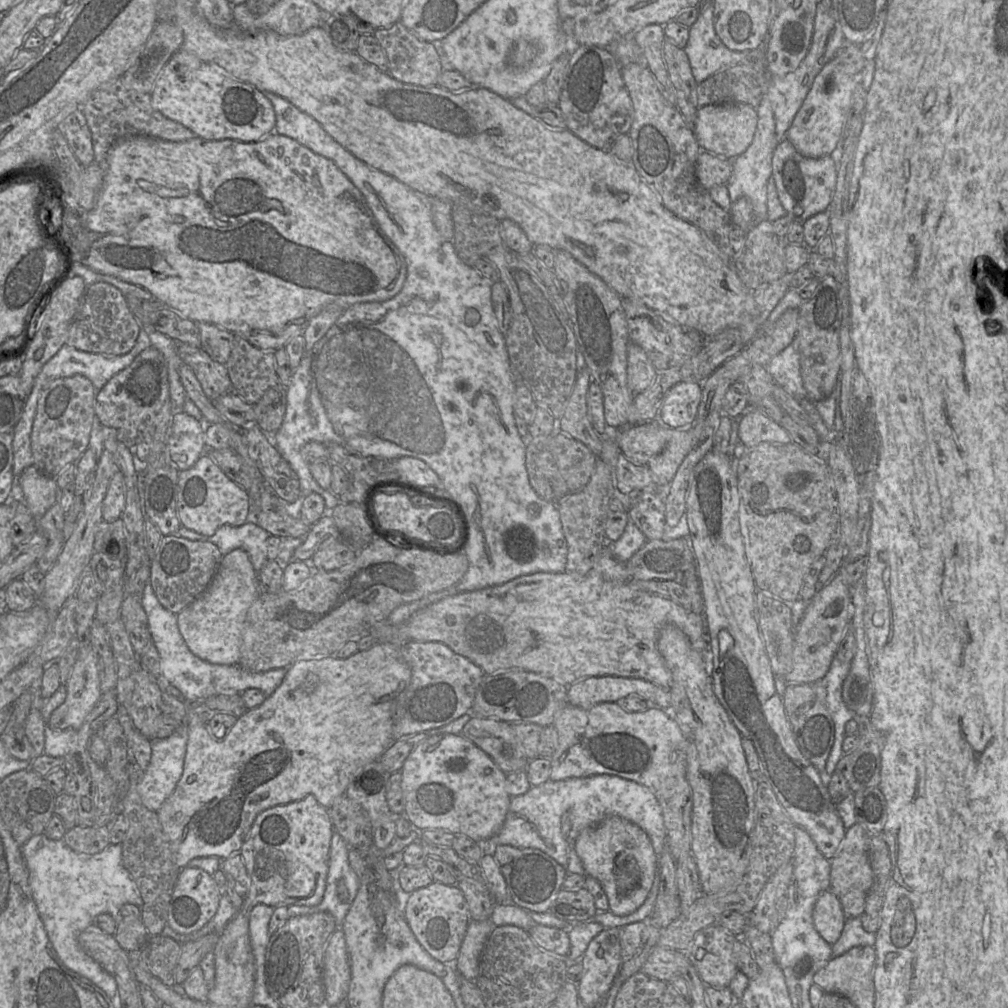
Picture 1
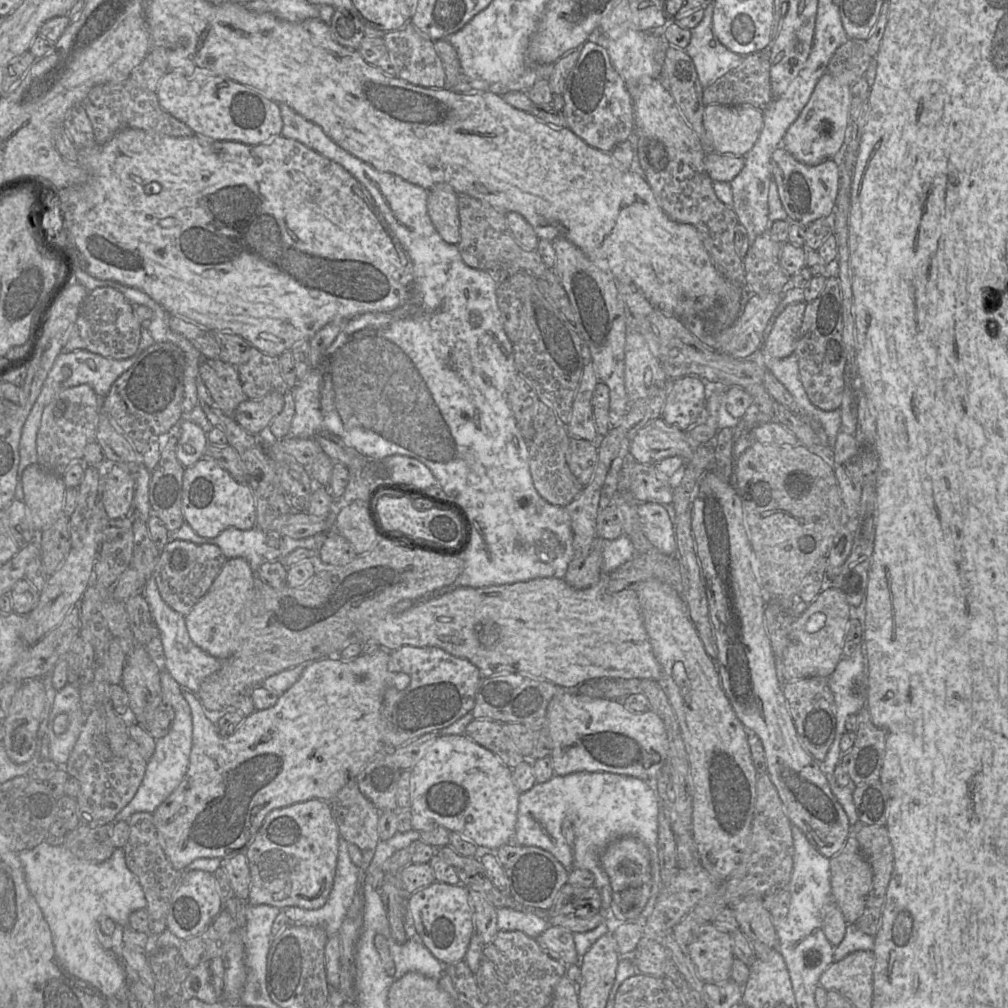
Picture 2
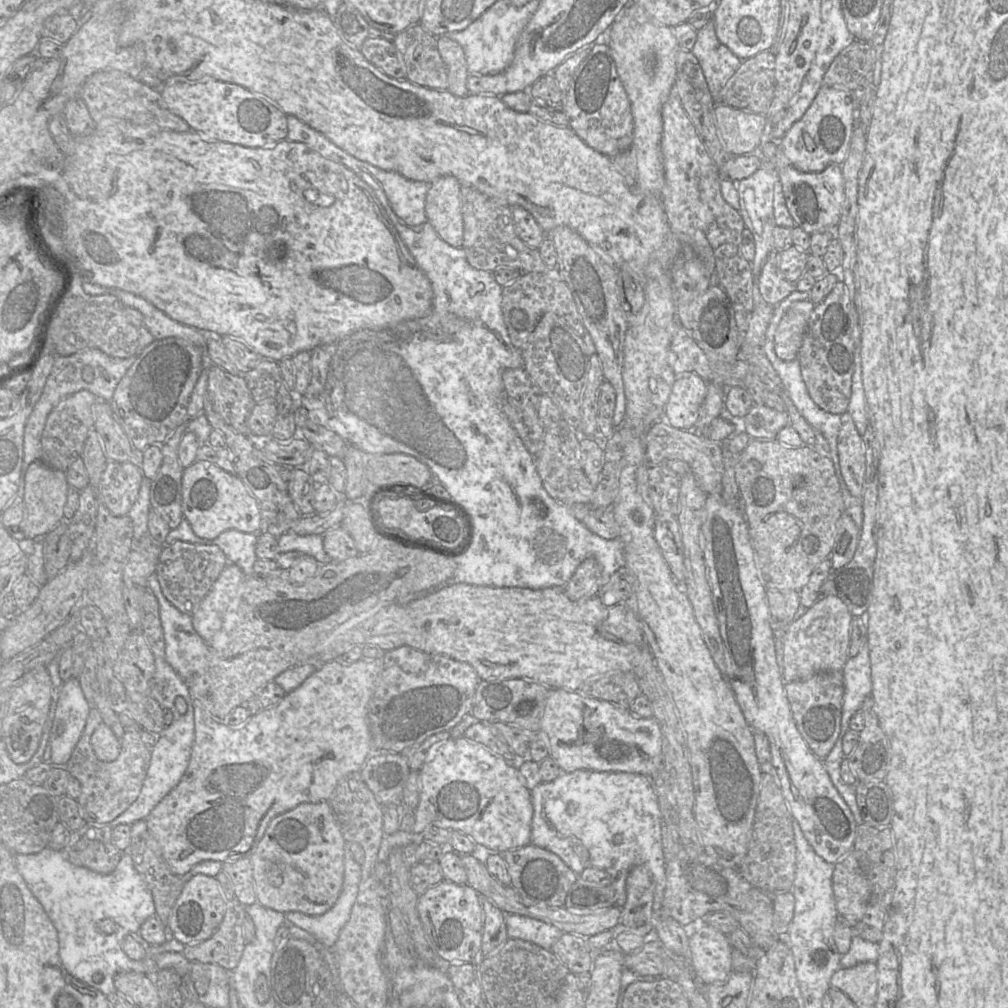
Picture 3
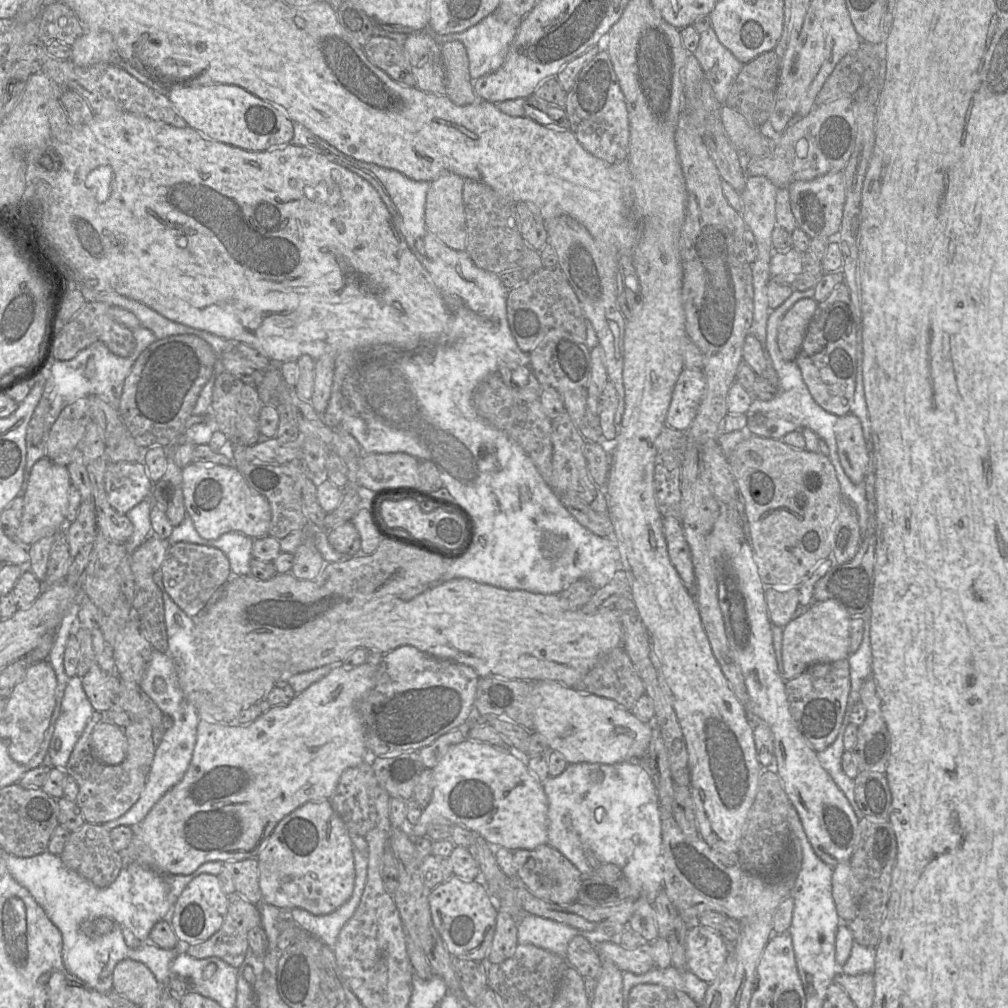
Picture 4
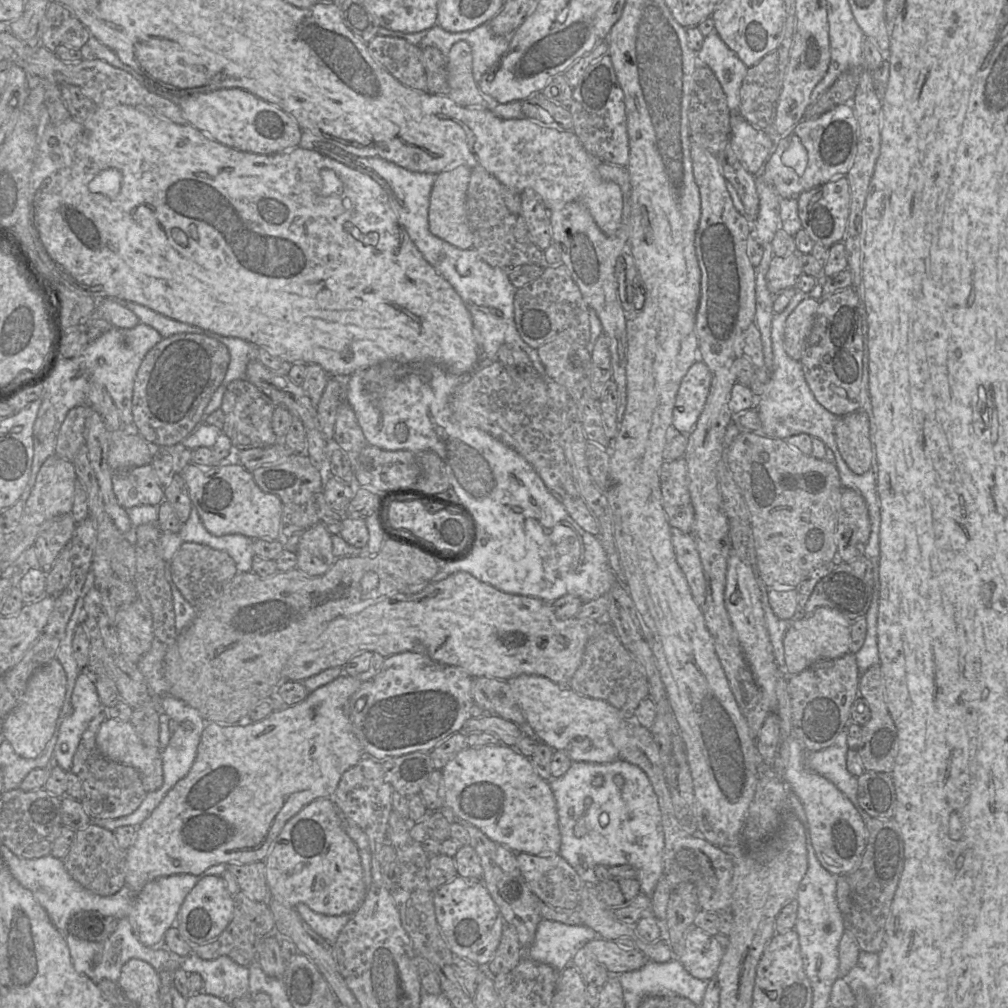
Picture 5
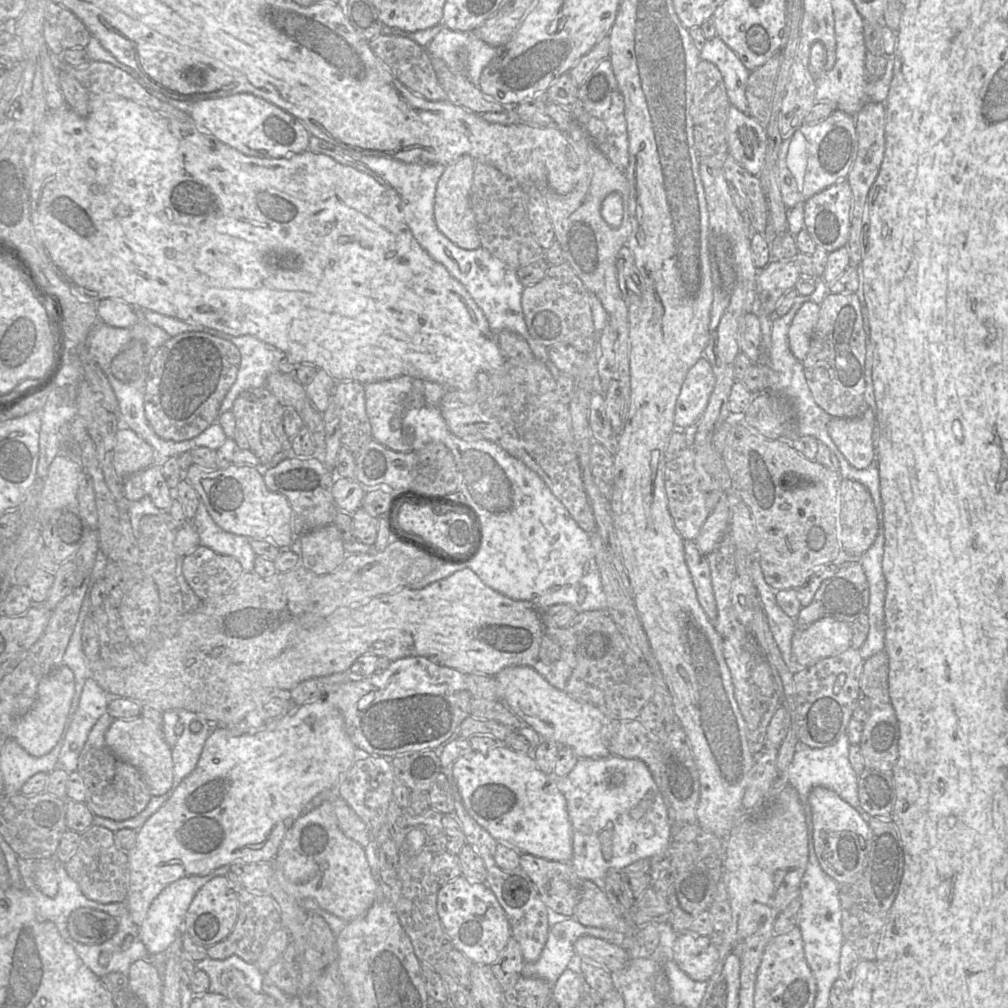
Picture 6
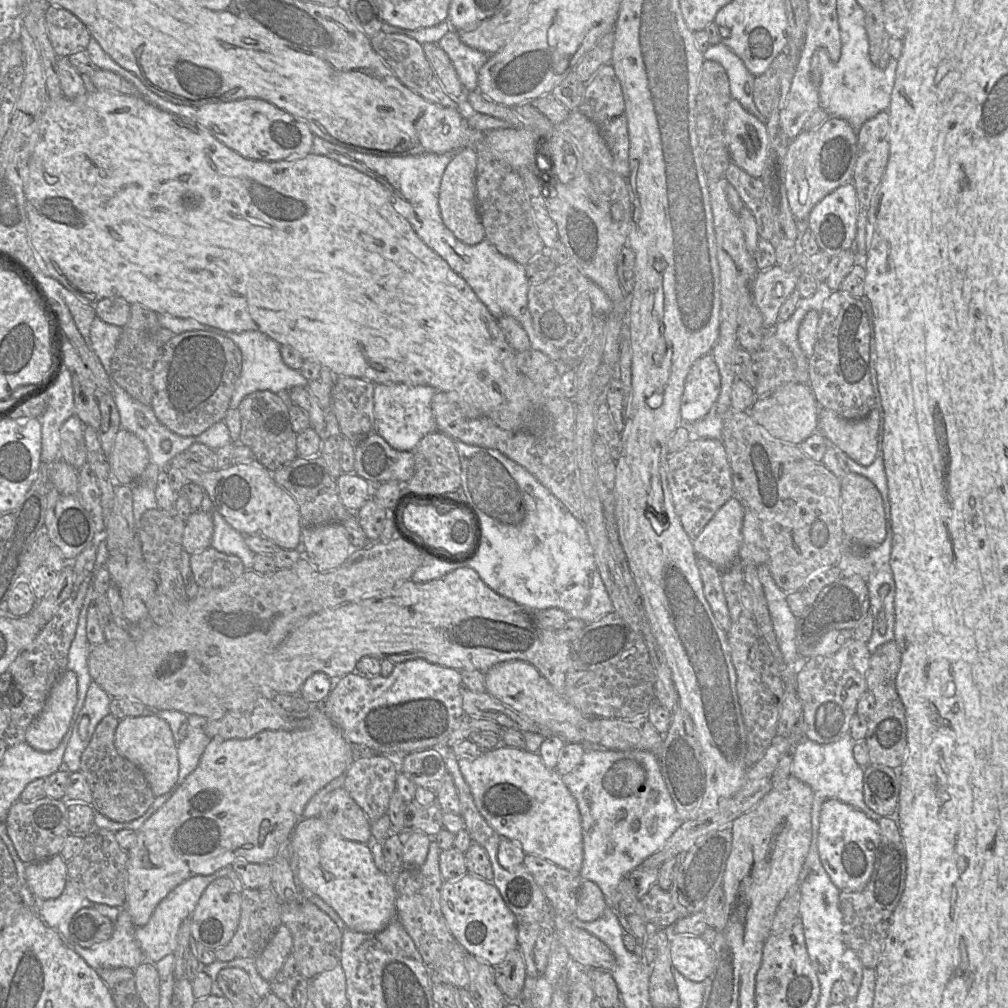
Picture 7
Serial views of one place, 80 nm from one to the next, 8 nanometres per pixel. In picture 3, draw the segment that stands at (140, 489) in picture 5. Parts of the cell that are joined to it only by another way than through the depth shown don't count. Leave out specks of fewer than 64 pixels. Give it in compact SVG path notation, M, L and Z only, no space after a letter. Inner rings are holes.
M108 461L97 489L98 500L106 505L112 515L126 516L138 498L143 478L142 469L132 462Z

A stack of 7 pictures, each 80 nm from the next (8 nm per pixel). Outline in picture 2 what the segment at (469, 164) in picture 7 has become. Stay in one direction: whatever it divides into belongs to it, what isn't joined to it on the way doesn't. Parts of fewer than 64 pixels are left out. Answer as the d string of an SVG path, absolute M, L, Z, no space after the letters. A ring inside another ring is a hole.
M438 183L428 189L428 215L442 239L457 245L460 241L460 221L457 193L447 183Z

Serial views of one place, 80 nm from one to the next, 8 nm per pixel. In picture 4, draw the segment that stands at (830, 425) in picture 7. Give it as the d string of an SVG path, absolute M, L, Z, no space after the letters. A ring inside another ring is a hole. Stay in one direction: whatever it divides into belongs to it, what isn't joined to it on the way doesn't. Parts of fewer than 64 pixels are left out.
M851 413L839 417L834 432L837 452L845 474L852 483L862 483L866 476L868 453L859 418Z

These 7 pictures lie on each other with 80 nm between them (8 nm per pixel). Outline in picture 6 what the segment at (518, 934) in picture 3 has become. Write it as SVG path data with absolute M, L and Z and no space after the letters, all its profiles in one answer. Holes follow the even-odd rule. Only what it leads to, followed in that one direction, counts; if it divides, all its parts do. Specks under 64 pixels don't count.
M557 916L549 929L548 938L539 959L525 961L521 970L524 977L539 977L554 987L560 975L576 956L574 943L581 936L593 936L614 943L612 934L576 924L571 916Z

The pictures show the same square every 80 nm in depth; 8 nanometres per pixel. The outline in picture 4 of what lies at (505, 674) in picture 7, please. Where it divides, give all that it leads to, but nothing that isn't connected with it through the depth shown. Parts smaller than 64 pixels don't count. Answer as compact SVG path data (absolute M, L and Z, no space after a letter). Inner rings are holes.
M532 682L530 704L534 731L544 736L549 750L560 753L568 764L613 765L639 760L646 755L653 737L653 724L641 722L616 701L581 693L558 682Z

